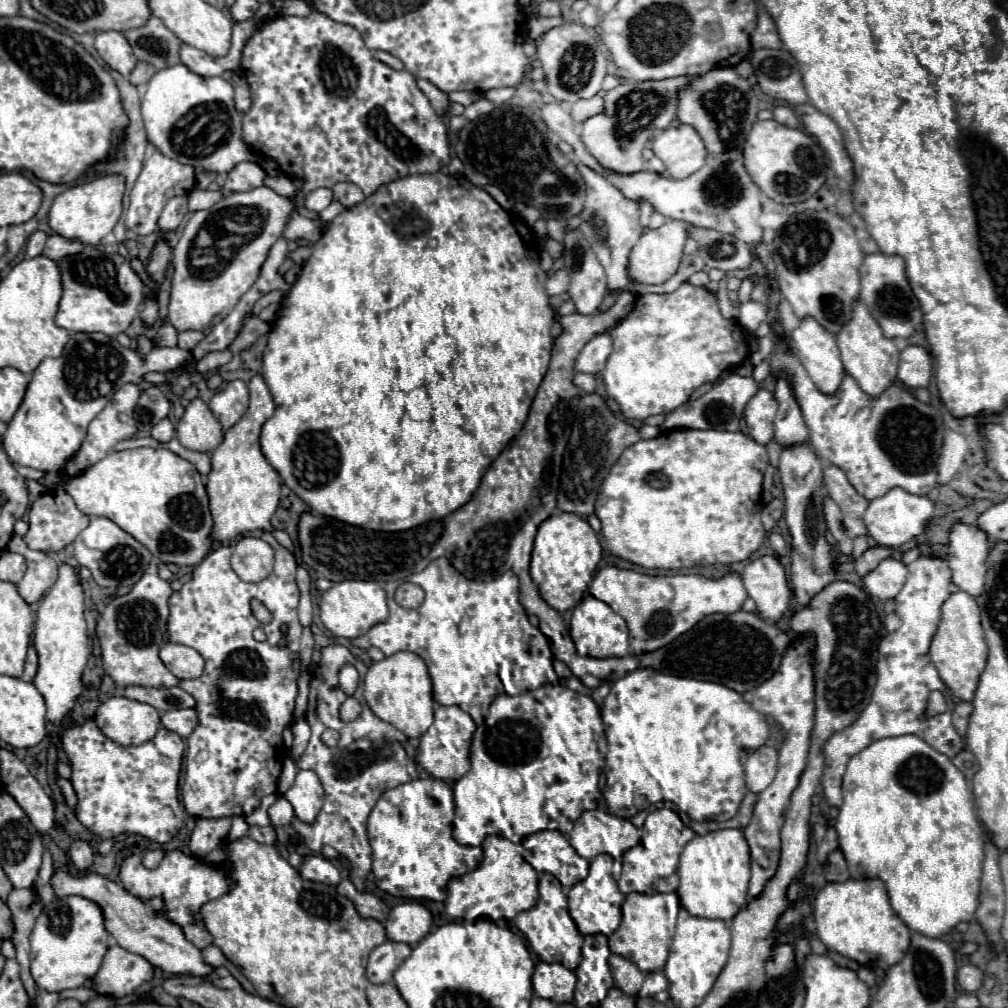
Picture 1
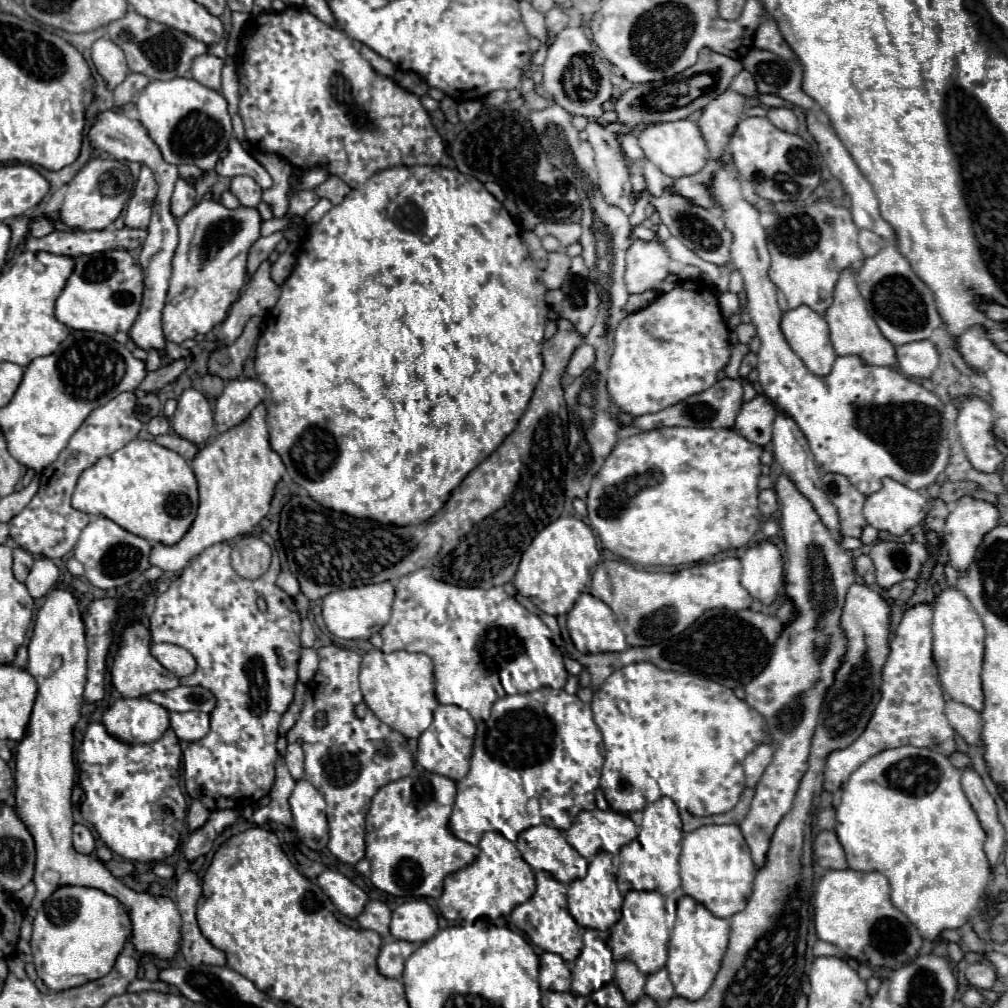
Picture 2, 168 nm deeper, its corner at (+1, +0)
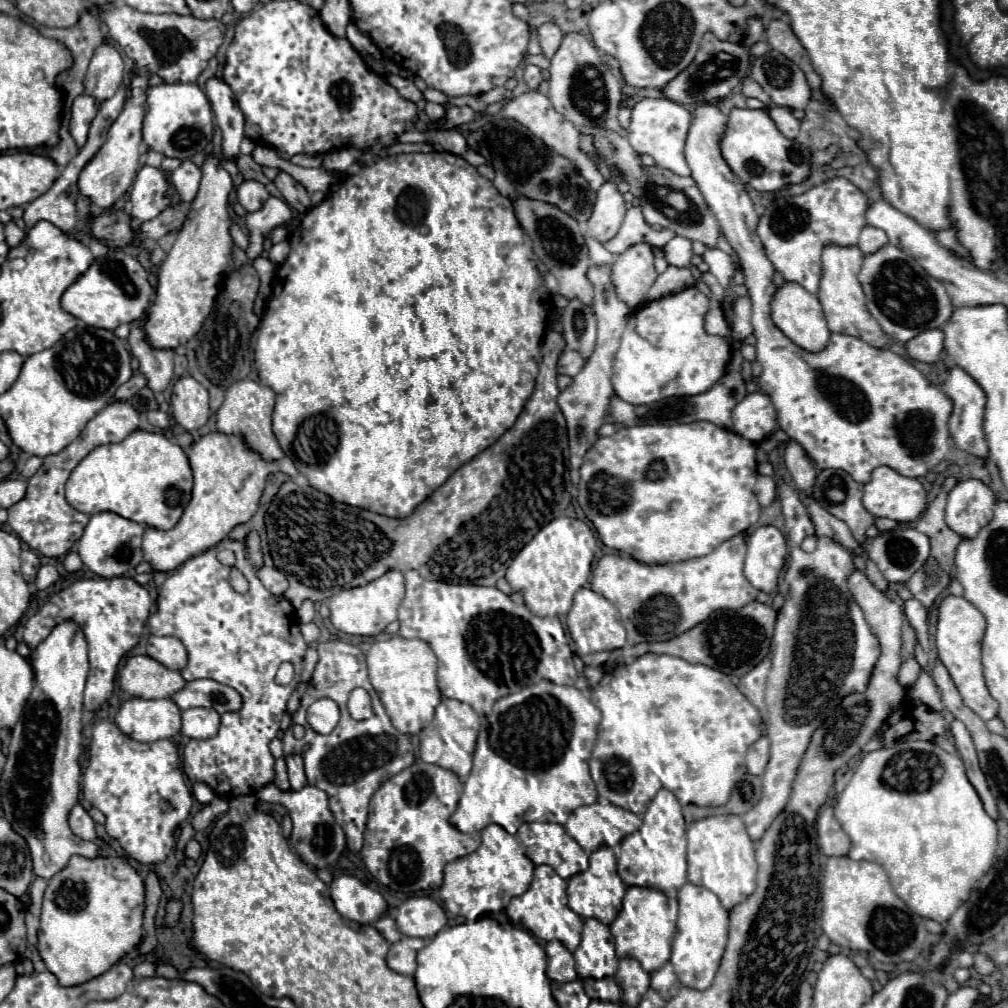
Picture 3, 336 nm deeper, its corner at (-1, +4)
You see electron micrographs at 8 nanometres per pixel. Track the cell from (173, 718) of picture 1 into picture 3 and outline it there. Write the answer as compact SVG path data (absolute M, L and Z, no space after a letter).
M189 708L183 712L181 734L197 740L213 738L219 732L219 714L213 708Z

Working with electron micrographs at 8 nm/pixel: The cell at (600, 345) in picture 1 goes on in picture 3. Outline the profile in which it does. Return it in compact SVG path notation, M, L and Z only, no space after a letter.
M567 350L559 356L559 362L557 362L557 372L559 374L567 374L567 376L575 376L581 372L581 368L585 366L583 358L579 352L573 352L573 350Z

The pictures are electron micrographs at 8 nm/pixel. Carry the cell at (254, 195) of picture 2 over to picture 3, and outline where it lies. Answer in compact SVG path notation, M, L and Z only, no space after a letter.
M245 180L239 188L237 188L237 198L239 198L239 204L247 210L247 212L257 212L265 200L269 198L269 192L267 188L261 184L261 182L255 182L255 180Z

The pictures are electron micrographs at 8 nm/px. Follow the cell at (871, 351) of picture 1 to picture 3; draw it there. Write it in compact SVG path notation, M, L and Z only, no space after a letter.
M829 244L823 248L821 262L823 262L823 278L819 284L817 298L823 306L829 330L857 336L857 338L865 340L867 344L873 344L875 348L887 348L889 336L885 336L885 332L881 330L877 320L873 320L873 316L869 316L869 312L865 308L865 294L863 294L861 284L857 280L859 268L863 264L863 252L857 246Z

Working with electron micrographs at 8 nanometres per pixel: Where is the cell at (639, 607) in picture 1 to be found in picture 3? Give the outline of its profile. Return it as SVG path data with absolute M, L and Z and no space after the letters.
M741 532L723 542L709 556L677 564L647 566L633 558L605 554L593 570L591 590L617 606L627 630L627 644L671 640L707 620L715 610L737 610L757 598L759 590L745 578L745 538L747 532Z

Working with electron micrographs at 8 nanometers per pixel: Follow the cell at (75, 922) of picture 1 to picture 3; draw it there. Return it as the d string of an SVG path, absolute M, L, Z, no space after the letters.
M71 856L67 866L59 870L45 888L41 926L39 926L39 956L49 972L53 972L61 986L83 984L117 964L125 954L139 946L143 938L145 912L145 882L141 874L129 864L127 856Z

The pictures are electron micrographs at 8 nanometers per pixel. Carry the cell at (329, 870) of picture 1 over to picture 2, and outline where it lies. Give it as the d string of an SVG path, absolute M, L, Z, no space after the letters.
M331 870L323 872L317 878L317 884L331 896L333 904L347 918L355 918L369 900L359 886L355 886L349 878L345 878L339 872L331 872Z

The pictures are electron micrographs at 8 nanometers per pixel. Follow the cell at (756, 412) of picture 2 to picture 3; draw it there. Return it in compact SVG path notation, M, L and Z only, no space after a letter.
M763 392L747 394L745 400L741 400L733 408L733 430L755 444L771 436L775 426L777 426L775 408L769 396L765 396Z

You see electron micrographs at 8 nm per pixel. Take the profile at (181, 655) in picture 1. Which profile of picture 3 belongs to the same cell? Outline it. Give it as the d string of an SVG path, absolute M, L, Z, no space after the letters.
M149 636L147 654L169 670L183 670L187 664L187 650L175 636Z

